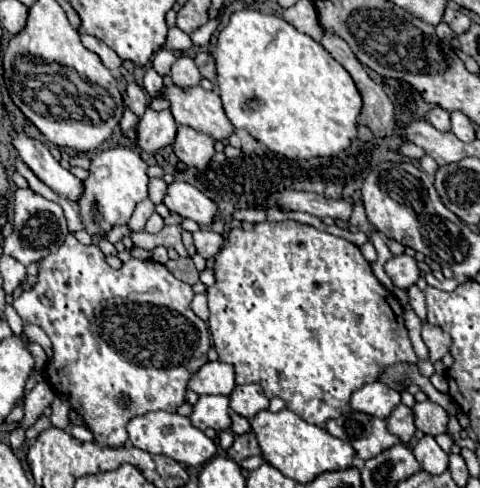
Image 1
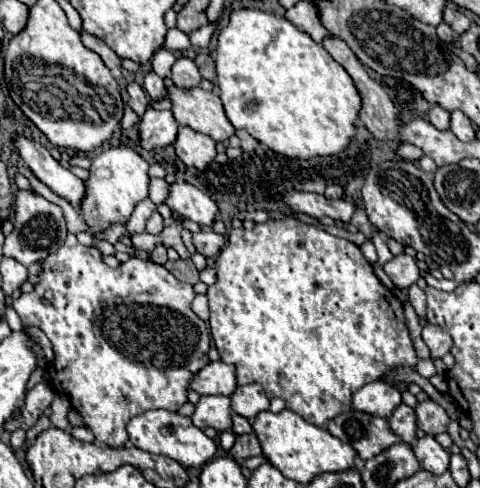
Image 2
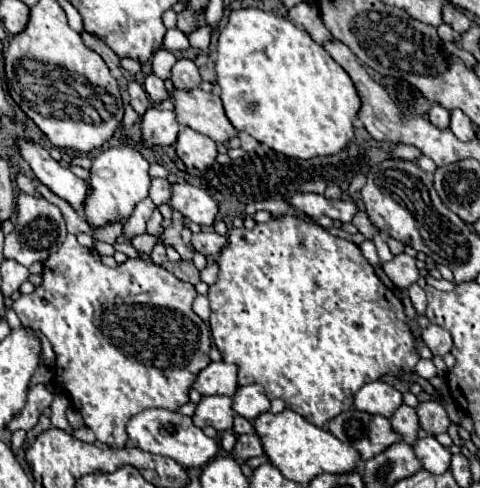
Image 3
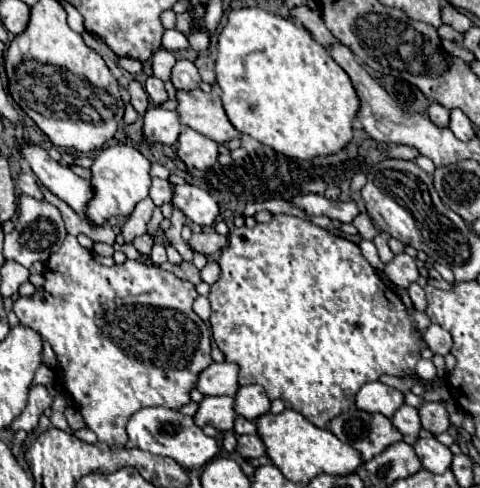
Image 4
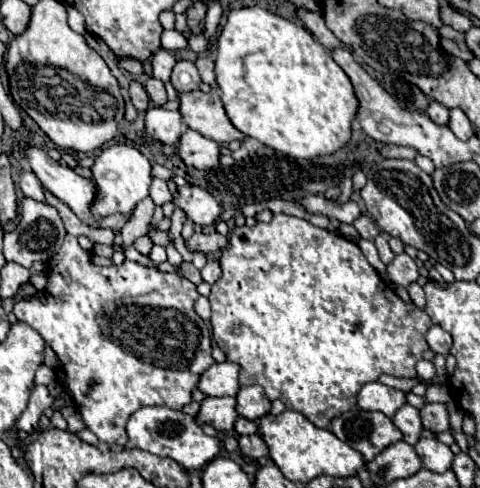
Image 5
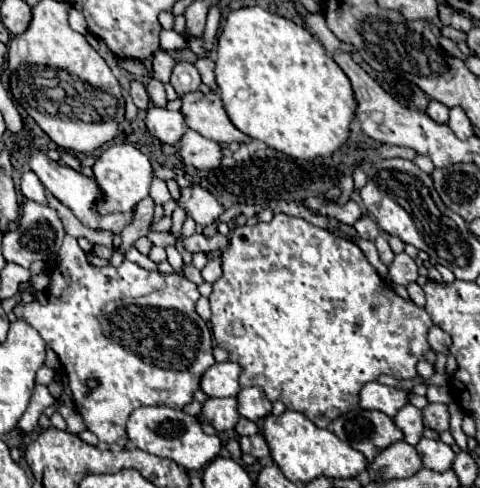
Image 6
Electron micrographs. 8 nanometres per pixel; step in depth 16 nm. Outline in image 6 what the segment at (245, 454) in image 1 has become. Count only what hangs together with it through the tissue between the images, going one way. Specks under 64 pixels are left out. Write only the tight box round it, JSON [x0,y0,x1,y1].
[240,432,270,458]

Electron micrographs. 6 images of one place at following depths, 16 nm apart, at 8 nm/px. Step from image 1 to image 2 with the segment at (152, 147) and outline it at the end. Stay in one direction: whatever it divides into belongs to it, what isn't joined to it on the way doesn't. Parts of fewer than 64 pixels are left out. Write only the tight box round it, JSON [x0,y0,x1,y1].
[140,108,180,150]

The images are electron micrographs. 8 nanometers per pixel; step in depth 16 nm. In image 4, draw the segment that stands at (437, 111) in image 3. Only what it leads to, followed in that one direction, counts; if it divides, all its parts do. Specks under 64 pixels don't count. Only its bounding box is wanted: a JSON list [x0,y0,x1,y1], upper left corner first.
[426,102,450,126]

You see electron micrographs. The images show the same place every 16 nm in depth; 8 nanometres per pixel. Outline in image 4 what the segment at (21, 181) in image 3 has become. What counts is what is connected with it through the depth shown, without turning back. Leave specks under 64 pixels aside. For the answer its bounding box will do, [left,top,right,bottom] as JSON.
[18,172,44,200]

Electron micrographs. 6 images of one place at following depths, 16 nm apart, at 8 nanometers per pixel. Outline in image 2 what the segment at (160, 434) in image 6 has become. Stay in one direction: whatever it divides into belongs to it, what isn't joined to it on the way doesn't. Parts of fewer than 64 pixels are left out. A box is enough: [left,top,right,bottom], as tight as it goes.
[128,410,218,468]

